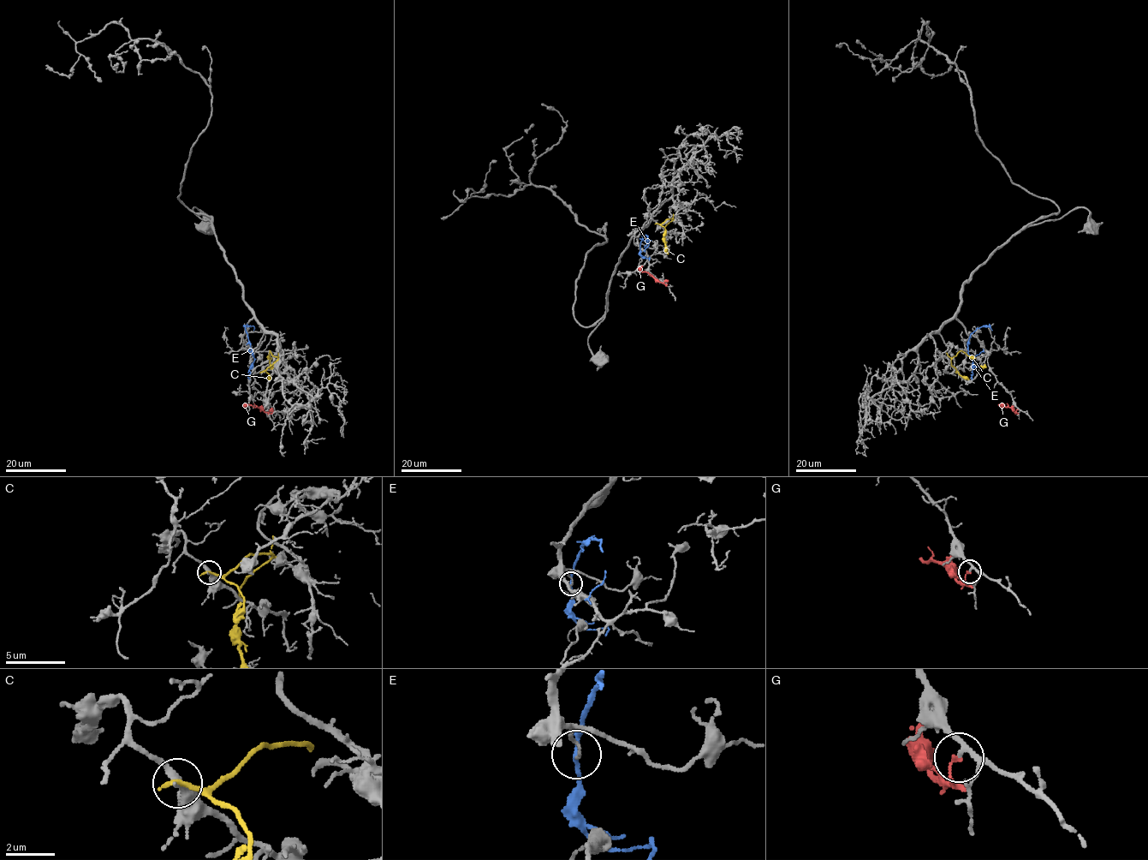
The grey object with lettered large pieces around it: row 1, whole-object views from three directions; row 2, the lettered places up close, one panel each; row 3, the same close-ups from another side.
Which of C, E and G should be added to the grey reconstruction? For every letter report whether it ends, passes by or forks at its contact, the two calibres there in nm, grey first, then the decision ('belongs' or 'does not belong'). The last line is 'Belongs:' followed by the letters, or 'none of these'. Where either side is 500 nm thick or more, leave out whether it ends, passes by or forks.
C: it ends | 280/240 nm | does not belong
E: it passes by | 100/140 nm | does not belong
G: it ends | 180/100 nm | does not belong
Belongs: none of these

